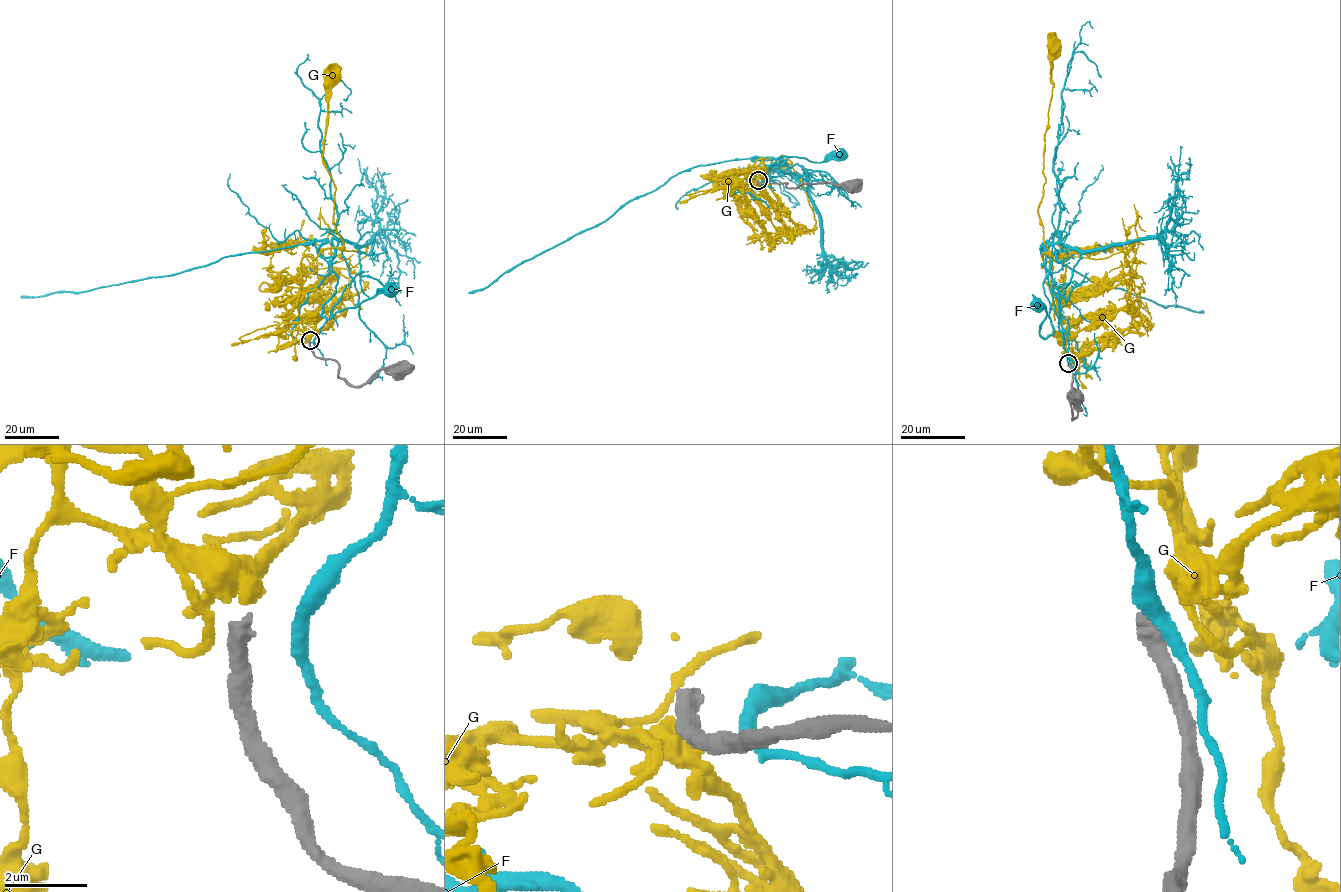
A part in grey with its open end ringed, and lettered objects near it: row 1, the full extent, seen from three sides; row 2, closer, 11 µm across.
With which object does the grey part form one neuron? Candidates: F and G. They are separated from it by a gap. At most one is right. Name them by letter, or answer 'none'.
none

